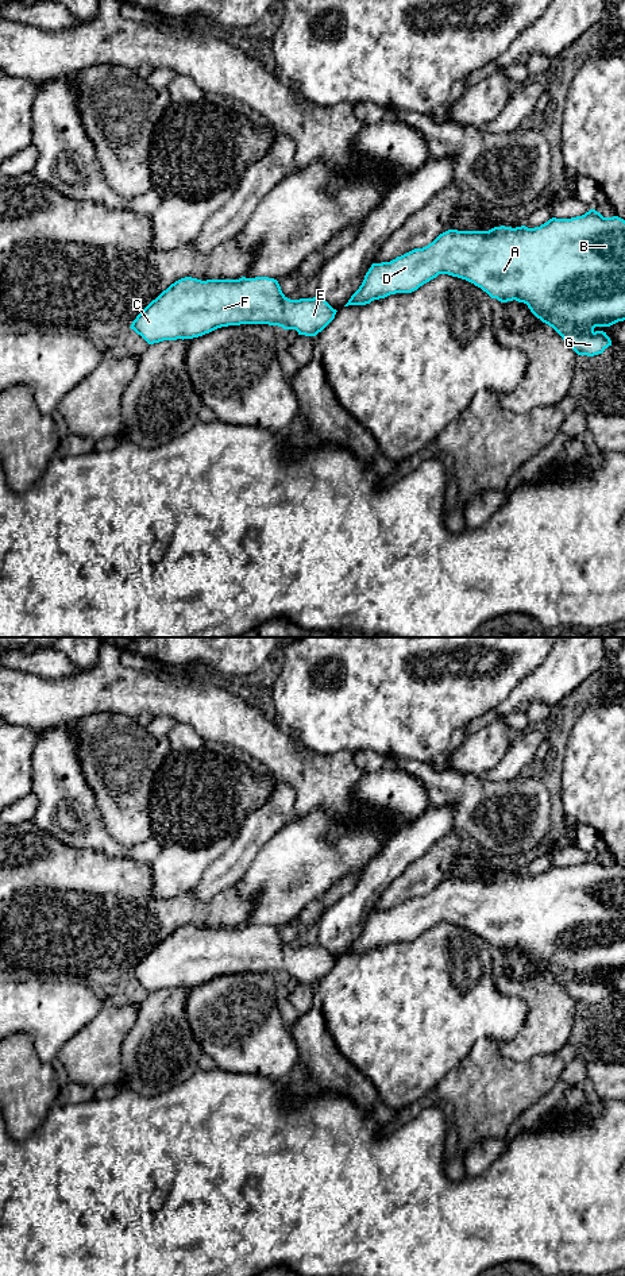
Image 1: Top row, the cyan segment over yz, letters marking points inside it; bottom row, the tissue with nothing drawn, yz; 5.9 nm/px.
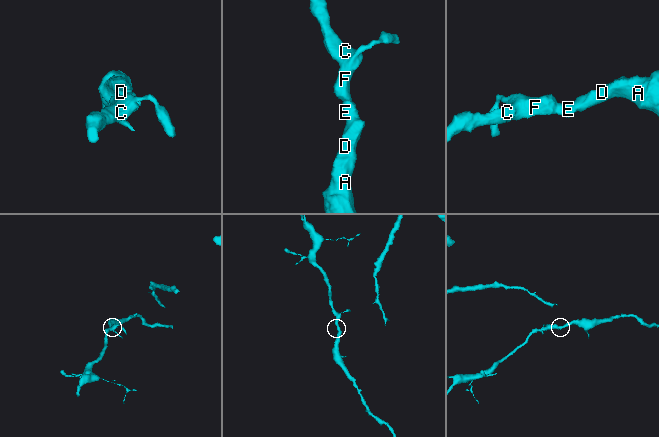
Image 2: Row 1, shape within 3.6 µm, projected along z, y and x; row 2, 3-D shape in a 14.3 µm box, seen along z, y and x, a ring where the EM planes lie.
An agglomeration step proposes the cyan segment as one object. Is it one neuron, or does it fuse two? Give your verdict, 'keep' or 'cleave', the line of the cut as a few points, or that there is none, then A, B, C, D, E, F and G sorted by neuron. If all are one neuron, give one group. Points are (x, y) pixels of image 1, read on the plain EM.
keep; cut none; groups A B C D E F G

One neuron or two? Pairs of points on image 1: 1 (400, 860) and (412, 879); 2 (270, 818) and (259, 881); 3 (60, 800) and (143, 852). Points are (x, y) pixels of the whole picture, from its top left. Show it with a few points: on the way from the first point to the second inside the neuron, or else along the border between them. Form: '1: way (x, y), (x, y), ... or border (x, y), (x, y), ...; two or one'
1: border (429, 849), (382, 891); two
2: border (288, 821), (259, 851), (247, 870); two
3: way (80, 820), (108, 847), (123, 851); one

